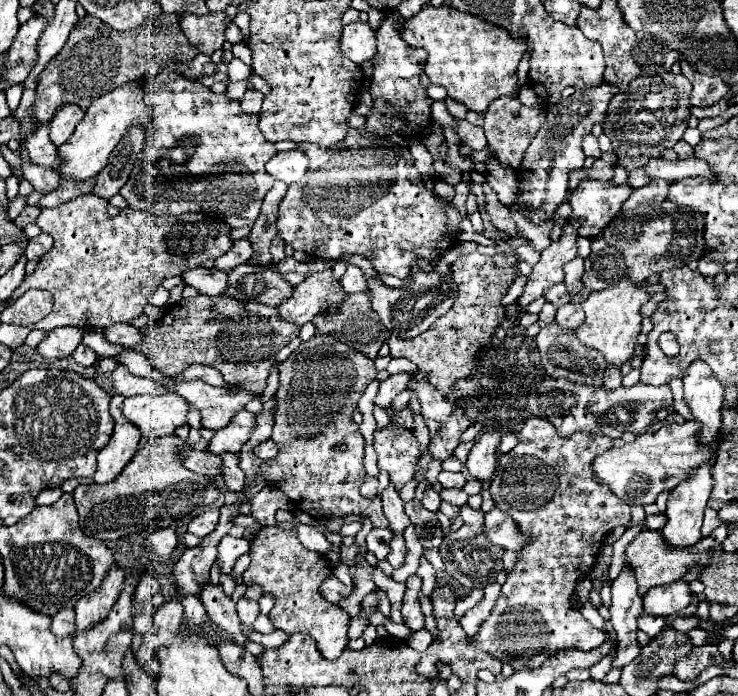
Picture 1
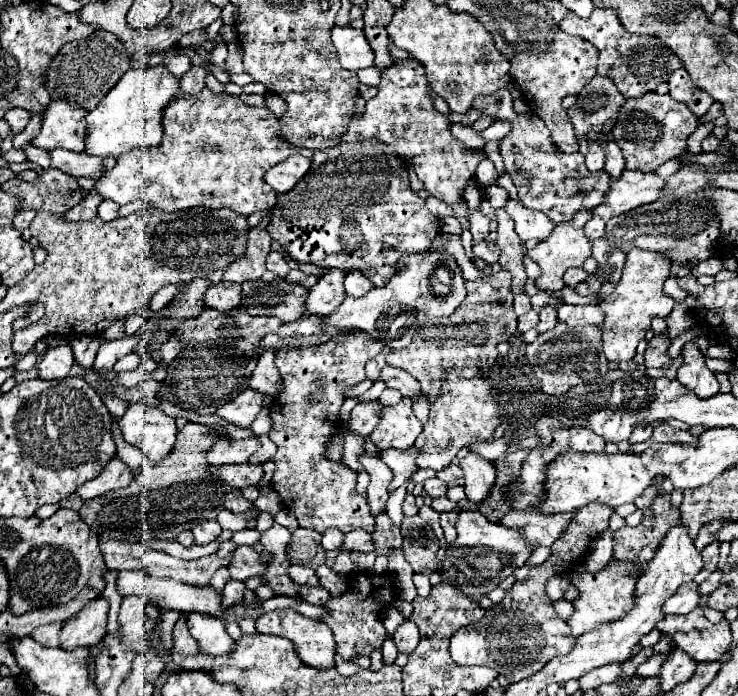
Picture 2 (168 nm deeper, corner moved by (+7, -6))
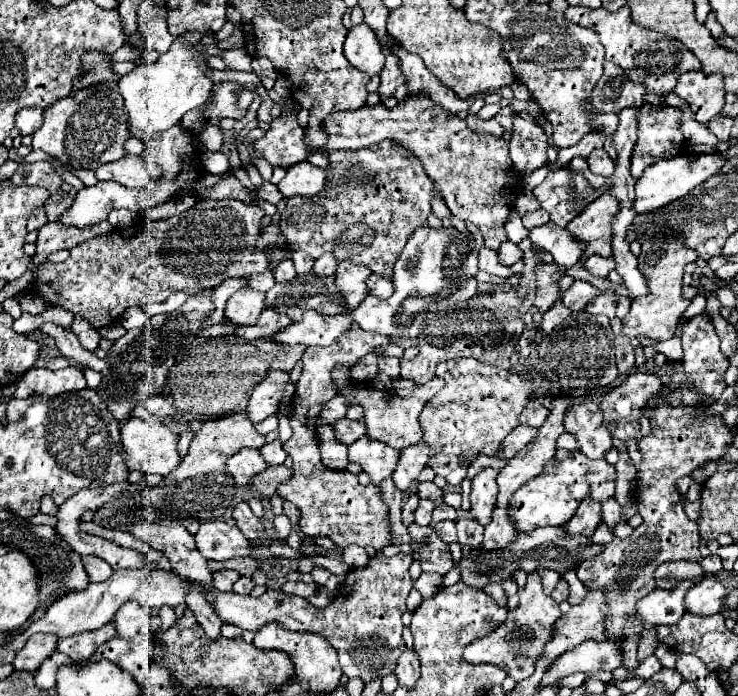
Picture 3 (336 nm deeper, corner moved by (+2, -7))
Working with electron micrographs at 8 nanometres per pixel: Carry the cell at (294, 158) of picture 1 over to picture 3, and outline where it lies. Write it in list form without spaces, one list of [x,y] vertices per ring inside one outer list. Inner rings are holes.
[[[299,162],[291,168],[287,168],[285,178],[279,184],[279,192],[285,198],[293,196],[313,196],[321,192],[327,184],[327,172],[309,164],[309,162]]]

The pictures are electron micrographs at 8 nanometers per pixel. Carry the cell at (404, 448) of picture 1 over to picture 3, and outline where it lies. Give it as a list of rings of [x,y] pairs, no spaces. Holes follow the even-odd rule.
[[[419,442],[409,448],[403,448],[401,458],[397,462],[397,470],[393,472],[393,482],[403,492],[417,480],[419,472],[427,466],[427,460],[433,456],[433,450],[429,444]]]

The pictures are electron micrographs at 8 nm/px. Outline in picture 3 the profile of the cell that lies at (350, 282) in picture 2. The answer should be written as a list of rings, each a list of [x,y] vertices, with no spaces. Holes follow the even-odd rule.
[[[373,274],[373,276],[367,280],[367,286],[369,286],[369,290],[371,290],[373,296],[383,298],[383,300],[393,294],[393,282],[391,282],[391,278],[381,278],[381,276]]]

